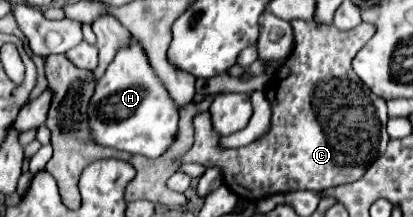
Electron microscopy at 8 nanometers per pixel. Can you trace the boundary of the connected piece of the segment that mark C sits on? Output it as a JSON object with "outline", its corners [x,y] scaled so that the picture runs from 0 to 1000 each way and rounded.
{"outline":[[[712,88],[702,97],[702,115],[712,134],[712,217],[692,290],[683,290],[663,336],[654,392],[644,392],[644,438],[659,493],[654,594],[596,677],[538,696],[528,677],[528,622],[508,604],[508,521],[484,521],[470,548],[475,650],[465,687],[436,724],[436,751],[538,770],[547,853],[576,908],[591,908],[600,926],[630,926],[644,899],[702,889],[722,871],[780,880],[828,843],[852,843],[872,825],[886,779],[930,705],[944,641],[935,613],[935,465],[906,438],[852,318],[857,253],[886,207],[891,180],[901,180],[910,124],[901,106],[872,106],[852,143],[814,143],[809,115],[731,88]]]}

